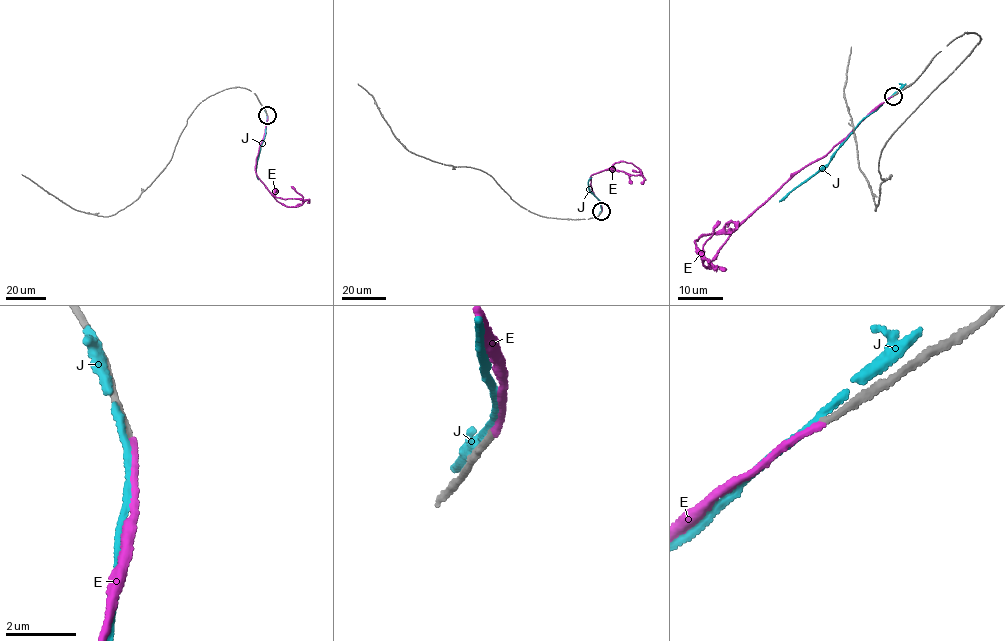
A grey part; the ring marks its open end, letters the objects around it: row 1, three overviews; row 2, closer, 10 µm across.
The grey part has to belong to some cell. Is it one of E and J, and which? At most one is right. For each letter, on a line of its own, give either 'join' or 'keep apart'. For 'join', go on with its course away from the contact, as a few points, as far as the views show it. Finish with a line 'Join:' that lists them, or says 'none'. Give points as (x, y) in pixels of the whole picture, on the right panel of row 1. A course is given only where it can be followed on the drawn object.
E: join | via (892, 95), (734, 228), (699, 237), (694, 242), (701, 252), (720, 222)
J: keep apart
Join: E

